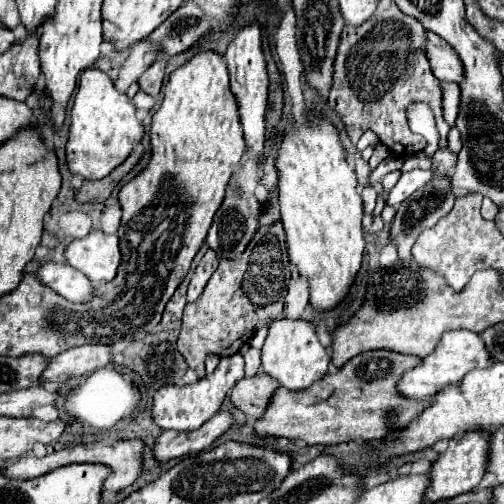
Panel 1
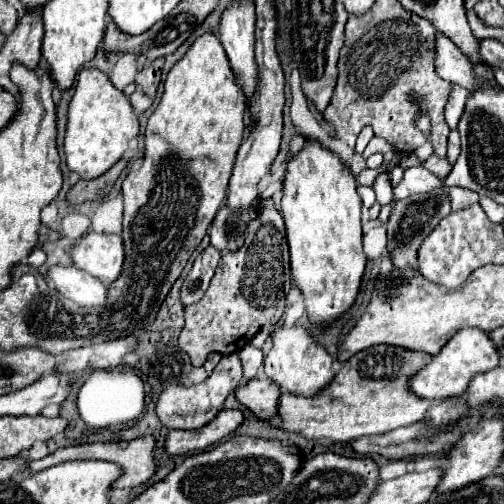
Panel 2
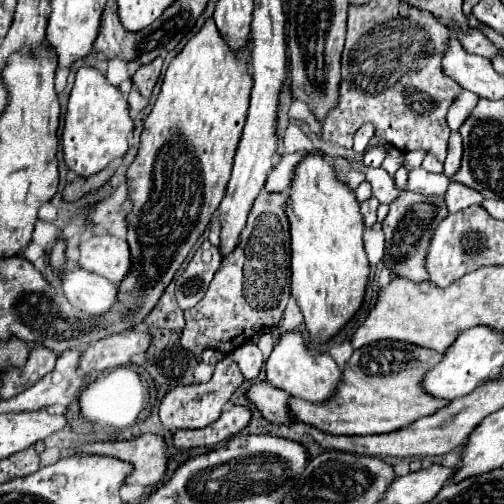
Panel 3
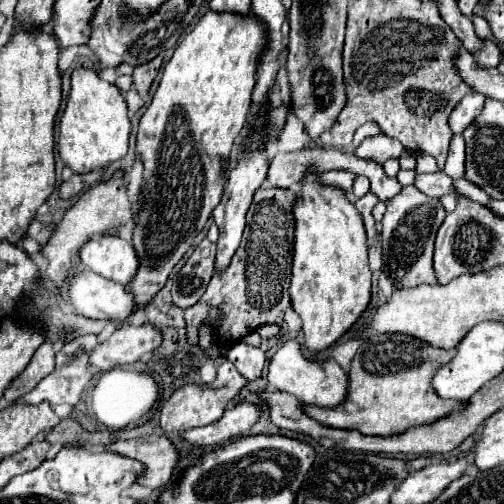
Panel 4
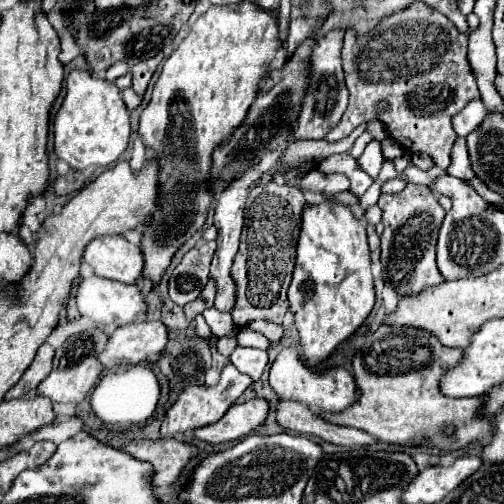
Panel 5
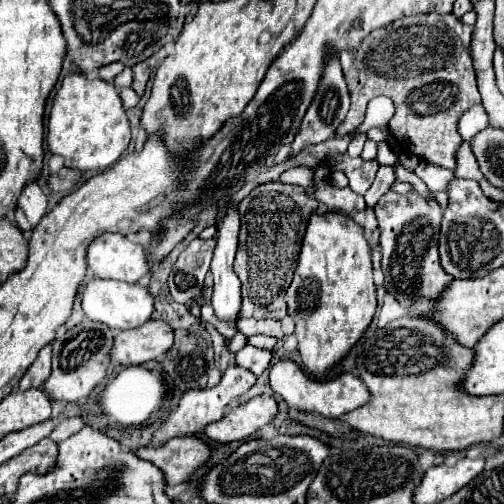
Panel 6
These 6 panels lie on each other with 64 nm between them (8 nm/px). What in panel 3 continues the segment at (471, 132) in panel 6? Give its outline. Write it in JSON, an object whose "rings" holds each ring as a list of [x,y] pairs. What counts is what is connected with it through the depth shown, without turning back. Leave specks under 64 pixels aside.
{"rings":[[[464,90],[452,104],[452,108],[448,108],[446,120],[452,132],[460,130],[460,124],[464,124],[464,120],[468,118],[468,112],[472,112],[472,108],[476,108],[476,100],[480,100],[474,92]]]}

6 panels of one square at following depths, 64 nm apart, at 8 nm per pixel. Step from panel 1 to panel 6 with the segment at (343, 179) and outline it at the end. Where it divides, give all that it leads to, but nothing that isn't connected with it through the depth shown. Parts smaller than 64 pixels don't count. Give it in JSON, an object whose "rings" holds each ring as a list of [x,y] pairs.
{"rings":[[[330,212],[326,216],[314,214],[310,218],[310,224],[304,236],[294,280],[286,290],[286,300],[288,300],[288,314],[296,322],[294,334],[298,338],[298,352],[300,352],[302,364],[310,374],[324,376],[328,370],[332,370],[348,356],[348,352],[356,346],[356,342],[370,326],[376,312],[376,286],[372,282],[370,248],[366,244],[362,226],[358,226],[352,218],[344,214],[336,214],[336,212]]]}

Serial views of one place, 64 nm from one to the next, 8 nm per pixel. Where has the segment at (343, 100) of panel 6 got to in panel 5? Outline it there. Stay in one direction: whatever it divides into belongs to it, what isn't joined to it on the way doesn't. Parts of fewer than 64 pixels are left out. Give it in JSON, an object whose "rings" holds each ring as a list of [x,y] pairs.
{"rings":[[[334,30],[328,36],[320,38],[312,52],[312,78],[310,90],[304,98],[304,106],[298,118],[298,130],[294,134],[296,140],[322,140],[326,132],[330,132],[348,108],[348,88],[344,84],[344,72],[340,64],[340,50],[342,50],[342,36],[344,32]]]}

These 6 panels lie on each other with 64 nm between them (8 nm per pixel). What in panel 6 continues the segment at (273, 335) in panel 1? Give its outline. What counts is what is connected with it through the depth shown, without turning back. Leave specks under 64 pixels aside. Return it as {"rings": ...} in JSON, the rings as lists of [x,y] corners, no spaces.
{"rings":[[[282,360],[276,362],[270,368],[270,386],[276,394],[280,394],[290,408],[296,408],[300,412],[316,412],[324,418],[340,418],[364,404],[368,404],[370,400],[370,392],[366,388],[366,384],[360,380],[360,376],[354,374],[342,374],[336,380],[328,380],[328,382],[316,382],[312,378],[308,378],[294,362],[290,360]]]}

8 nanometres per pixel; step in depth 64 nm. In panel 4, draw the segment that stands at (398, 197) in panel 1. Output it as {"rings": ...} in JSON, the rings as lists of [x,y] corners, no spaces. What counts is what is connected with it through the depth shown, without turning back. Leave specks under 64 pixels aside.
{"rings":[[[434,172],[434,174],[418,174],[418,182],[414,182],[424,194],[430,196],[444,196],[444,194],[456,194],[454,190],[454,180],[446,178],[444,172]]]}

